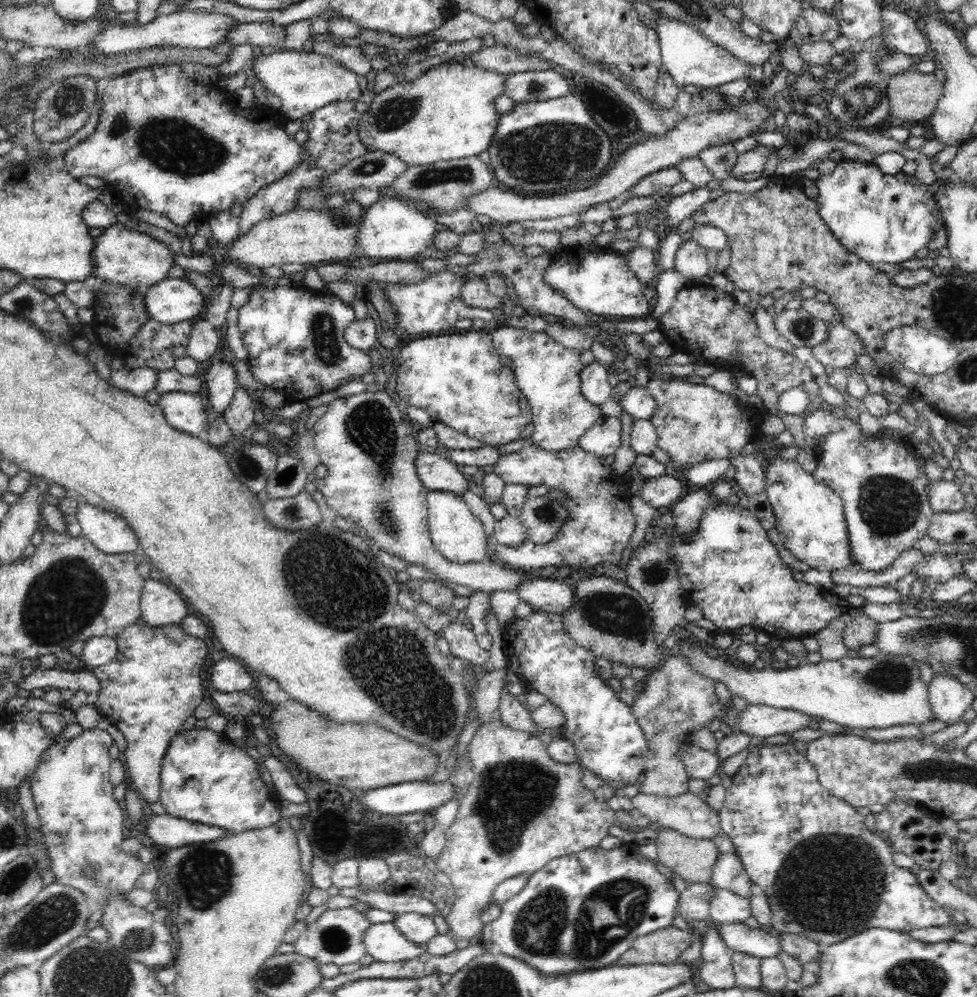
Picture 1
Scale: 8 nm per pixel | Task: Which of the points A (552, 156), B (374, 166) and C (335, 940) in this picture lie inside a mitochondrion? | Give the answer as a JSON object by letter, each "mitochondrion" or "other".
{"A":"mitochondrion","B":"mitochondrion","C":"mitochondrion"}

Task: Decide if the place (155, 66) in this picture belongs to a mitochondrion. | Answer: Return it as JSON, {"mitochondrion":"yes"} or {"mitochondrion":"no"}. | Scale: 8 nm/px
{"mitochondrion":"no"}

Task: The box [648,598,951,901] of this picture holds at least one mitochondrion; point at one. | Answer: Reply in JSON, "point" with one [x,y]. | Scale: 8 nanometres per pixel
{"point":[890,677]}

